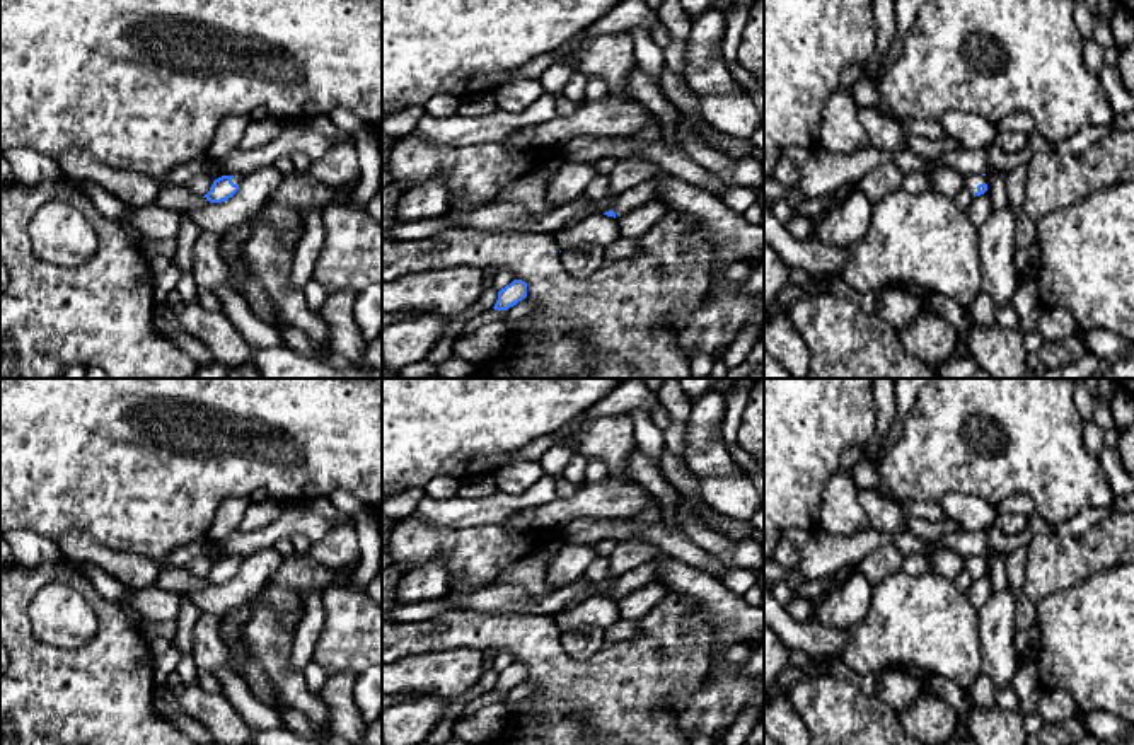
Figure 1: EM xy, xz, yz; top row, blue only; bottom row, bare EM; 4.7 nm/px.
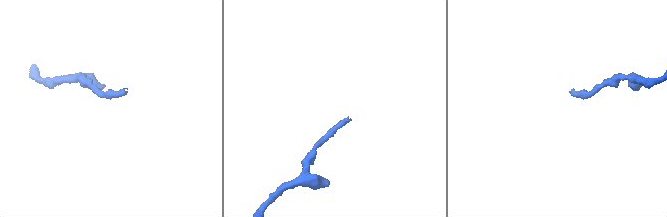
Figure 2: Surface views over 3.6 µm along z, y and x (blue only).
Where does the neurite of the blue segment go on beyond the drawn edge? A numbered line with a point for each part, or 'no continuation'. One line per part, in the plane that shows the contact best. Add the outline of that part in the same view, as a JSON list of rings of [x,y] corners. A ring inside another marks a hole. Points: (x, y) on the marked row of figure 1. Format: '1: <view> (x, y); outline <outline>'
1: yz (972, 181); outline [[[972,174],[963,177],[965,189],[975,196],[977,186],[987,182],[986,176]]]

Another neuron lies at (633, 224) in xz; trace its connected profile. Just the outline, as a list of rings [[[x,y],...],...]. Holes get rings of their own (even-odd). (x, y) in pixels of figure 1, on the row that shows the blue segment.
[[[653,198],[634,210],[617,217],[621,237],[639,239],[667,213],[667,205],[660,198]]]

